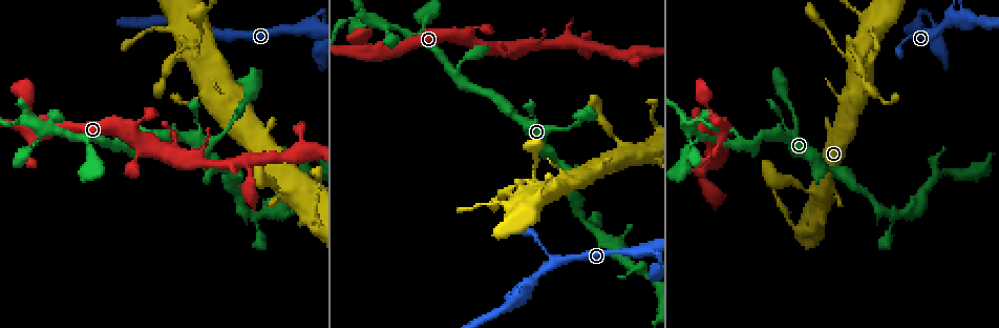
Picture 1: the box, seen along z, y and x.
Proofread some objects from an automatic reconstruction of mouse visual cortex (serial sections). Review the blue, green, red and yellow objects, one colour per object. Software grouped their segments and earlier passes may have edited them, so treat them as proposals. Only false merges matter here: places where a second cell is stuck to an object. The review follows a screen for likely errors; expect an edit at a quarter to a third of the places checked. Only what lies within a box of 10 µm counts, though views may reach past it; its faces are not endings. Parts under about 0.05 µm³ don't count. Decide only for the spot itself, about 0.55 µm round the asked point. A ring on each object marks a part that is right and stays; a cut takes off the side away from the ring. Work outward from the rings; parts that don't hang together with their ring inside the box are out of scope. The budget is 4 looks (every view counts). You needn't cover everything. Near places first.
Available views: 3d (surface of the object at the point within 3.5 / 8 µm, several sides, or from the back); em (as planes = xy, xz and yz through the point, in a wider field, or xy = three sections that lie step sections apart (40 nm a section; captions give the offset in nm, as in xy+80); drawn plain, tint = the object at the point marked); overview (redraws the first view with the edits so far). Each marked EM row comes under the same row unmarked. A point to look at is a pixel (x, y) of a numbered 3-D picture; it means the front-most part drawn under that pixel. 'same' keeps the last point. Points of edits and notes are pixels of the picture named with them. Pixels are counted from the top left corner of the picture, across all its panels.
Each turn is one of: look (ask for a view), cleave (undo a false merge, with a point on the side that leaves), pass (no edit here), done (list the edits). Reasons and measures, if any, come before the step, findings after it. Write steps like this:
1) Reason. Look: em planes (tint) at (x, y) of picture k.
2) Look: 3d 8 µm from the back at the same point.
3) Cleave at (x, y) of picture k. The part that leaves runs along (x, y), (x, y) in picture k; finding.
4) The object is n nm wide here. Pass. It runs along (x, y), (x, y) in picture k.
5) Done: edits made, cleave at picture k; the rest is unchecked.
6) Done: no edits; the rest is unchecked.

Abrupt turn. Look: 3d 3.5 µm at (583, 224) of picture 1.

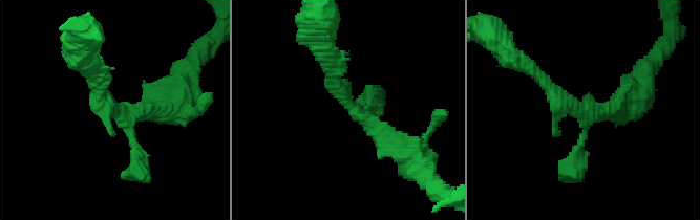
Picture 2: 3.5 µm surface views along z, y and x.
Now the EM. Look: em xy step 1 (tint) at (349, 106) of picture 2.

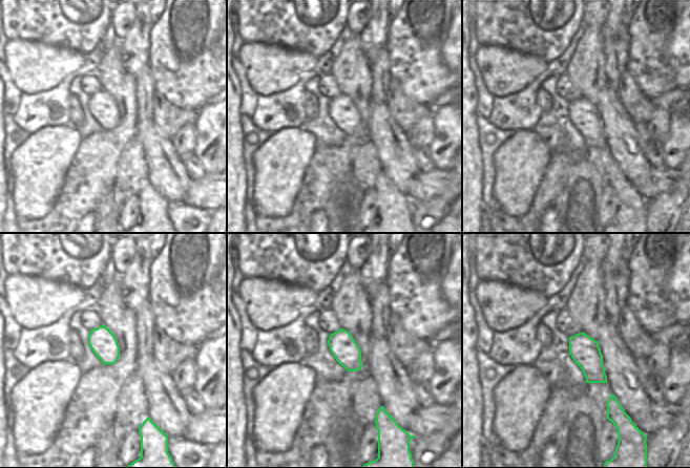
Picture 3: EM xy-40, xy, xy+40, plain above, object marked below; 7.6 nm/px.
The object is 200 nm wide here. Pass. It runs along (327, 59), (350, 107), (408, 150) in picture 2; all the same cell.

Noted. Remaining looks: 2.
Thin arm on a thick one. Look: 3d 3.5 µm from the back at (13, 124) of picture 1.

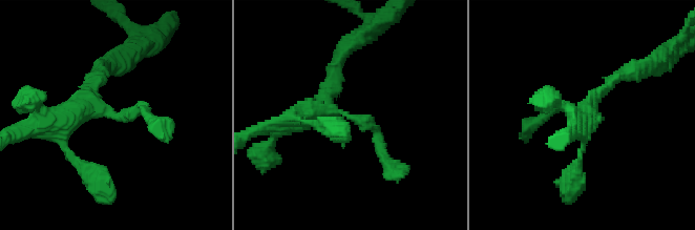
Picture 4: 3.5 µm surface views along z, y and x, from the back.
3 arms meet here; the arms are 150, 200, 400 nm wide. Look: em xy step 1 (tint) at (347, 117) of picture 4.

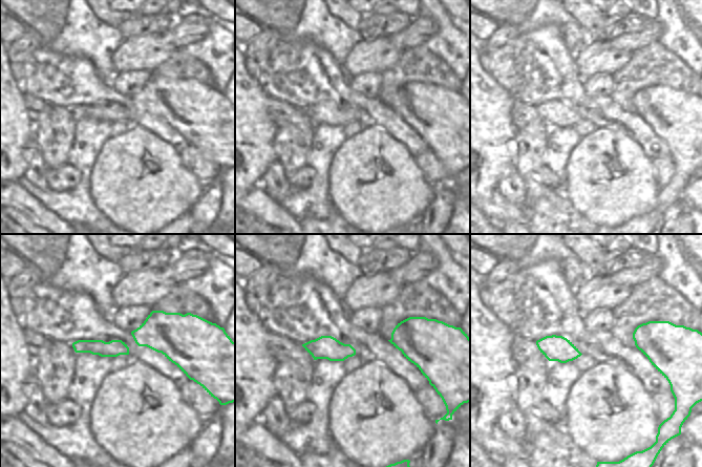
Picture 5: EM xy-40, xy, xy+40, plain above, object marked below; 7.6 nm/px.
Pass. It runs along (288, 123), (345, 112), (375, 128), (384, 159) in picture 4; continuous, no second cell.

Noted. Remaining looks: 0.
Done: no edits; the rest is unchecked.

